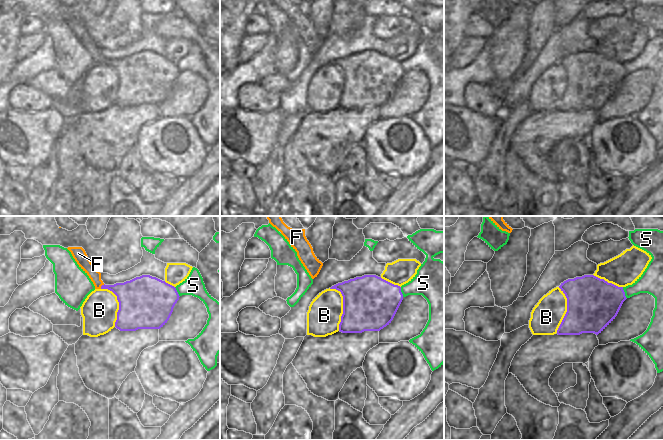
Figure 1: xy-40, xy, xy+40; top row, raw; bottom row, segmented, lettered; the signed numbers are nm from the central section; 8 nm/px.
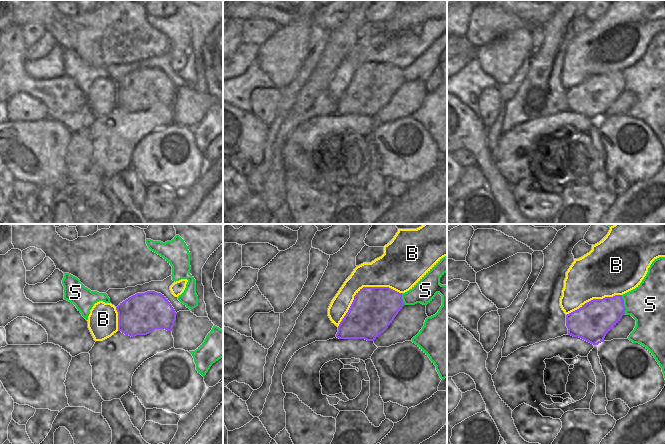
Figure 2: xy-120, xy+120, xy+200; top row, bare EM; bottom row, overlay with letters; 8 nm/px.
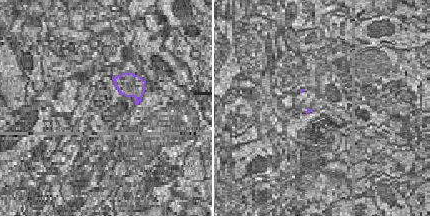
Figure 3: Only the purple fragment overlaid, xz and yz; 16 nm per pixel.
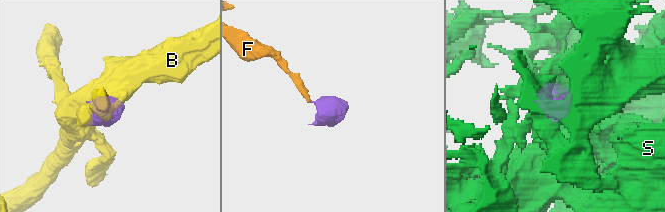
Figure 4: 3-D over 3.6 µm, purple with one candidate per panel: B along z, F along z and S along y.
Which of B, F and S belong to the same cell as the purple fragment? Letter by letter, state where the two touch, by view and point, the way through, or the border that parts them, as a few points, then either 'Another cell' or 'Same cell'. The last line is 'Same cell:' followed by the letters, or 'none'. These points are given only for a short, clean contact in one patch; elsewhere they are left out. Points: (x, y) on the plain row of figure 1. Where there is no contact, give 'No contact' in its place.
B: Touches purple at xy (343, 82). Another cell
F: Touches purple at xy-40 (101, 62). Path across: xy-40 (131, 70), (116, 64), (101, 62), (83, 37). Same cell
S: Touches purple at xy+40 (624, 69). Another cell
Same cell: F.

